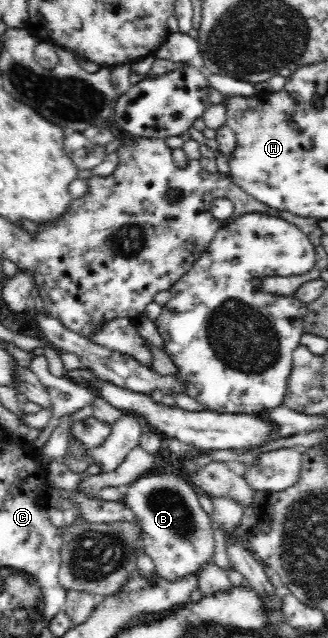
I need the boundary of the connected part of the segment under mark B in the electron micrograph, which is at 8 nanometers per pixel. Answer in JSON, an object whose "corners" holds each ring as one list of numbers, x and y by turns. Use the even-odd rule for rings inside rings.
{"corners":[[149,473,127,485,126,505,135,513,142,526,143,548,152,559,157,576,175,582,199,572,209,564,213,556,213,528,211,520,197,499,199,492,183,475]]}

